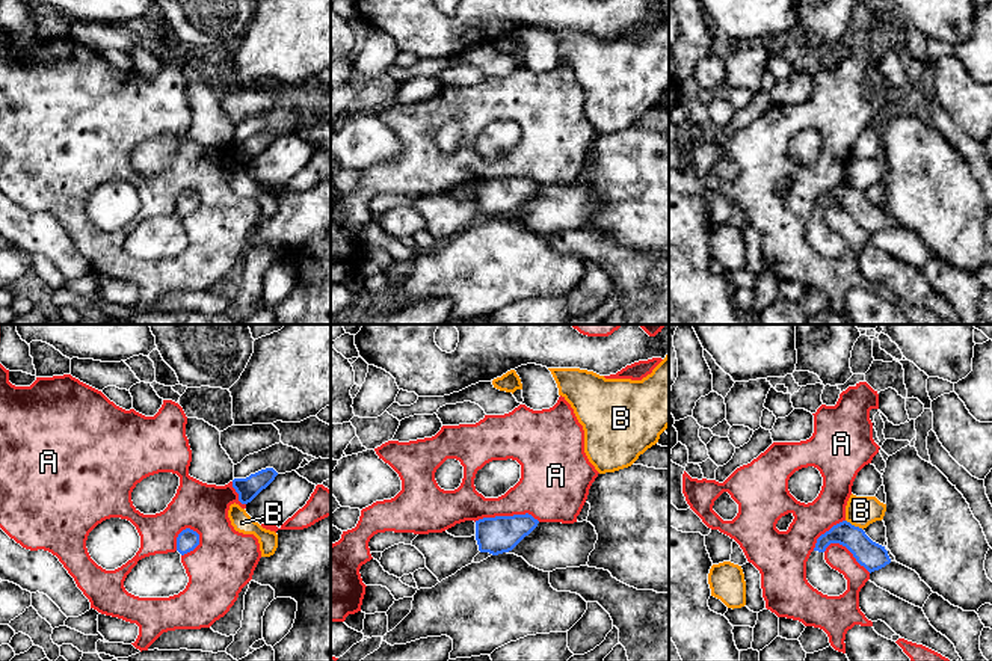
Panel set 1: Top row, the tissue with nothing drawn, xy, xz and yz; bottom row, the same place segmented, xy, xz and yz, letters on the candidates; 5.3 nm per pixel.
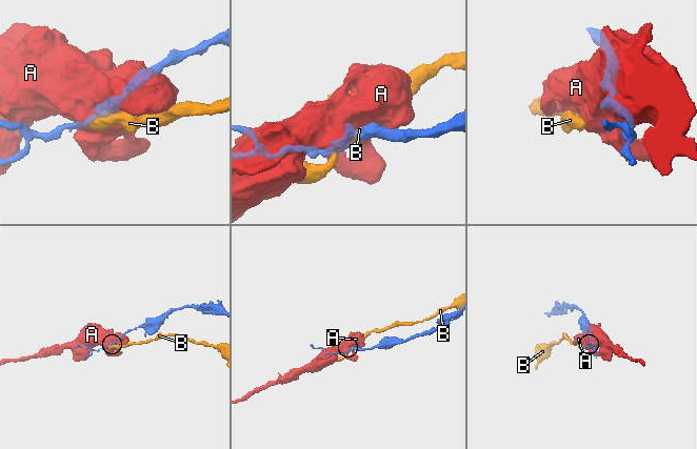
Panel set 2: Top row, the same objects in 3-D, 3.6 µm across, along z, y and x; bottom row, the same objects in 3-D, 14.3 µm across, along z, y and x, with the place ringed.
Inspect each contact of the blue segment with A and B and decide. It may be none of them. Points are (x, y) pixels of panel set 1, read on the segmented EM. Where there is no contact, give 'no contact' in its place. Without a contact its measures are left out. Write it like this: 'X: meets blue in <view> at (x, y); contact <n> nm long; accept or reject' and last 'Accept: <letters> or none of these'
A: meets blue in xz at (508, 516); contact 360 nm long; reject
B: meets blue in yz at (853, 525); contact 110 nm long; reject
Accept: none of these

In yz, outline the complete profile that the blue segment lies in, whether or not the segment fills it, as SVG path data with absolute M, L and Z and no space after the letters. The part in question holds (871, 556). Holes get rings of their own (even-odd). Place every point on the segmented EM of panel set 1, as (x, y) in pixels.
M843 521L817 539L815 548L806 561L808 583L827 596L840 596L847 590L847 580L824 560L830 543L846 546L856 561L870 573L891 563L885 546L873 542L862 528Z

